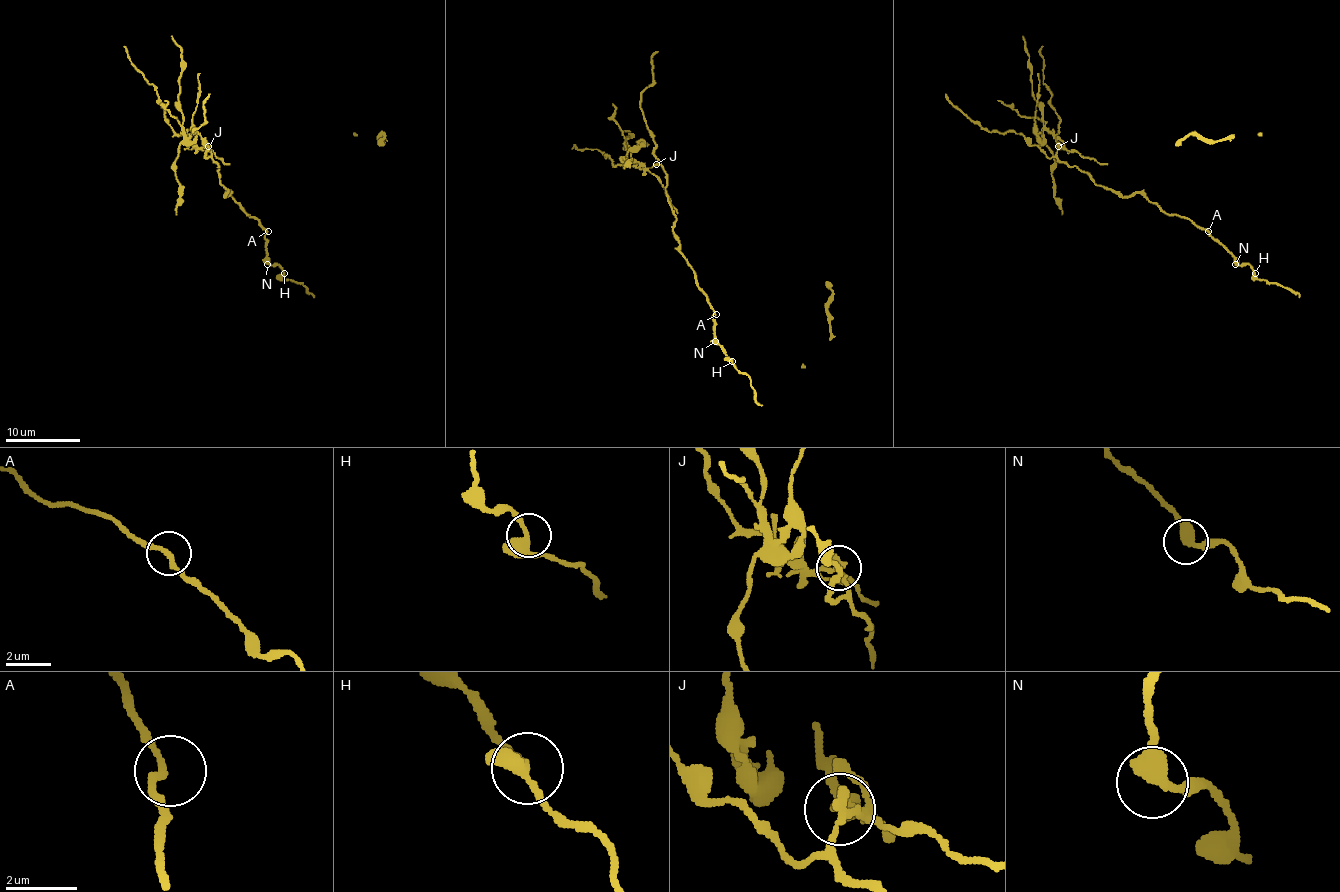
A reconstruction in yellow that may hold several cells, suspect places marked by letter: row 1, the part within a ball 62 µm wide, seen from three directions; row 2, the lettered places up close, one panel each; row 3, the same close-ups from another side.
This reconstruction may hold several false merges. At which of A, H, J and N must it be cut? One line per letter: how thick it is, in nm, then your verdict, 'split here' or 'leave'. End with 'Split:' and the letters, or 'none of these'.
A: 190 nm | leave
H: 280 nm | leave
J: 240 nm | split here
N: 440 nm | leave
Split: J

